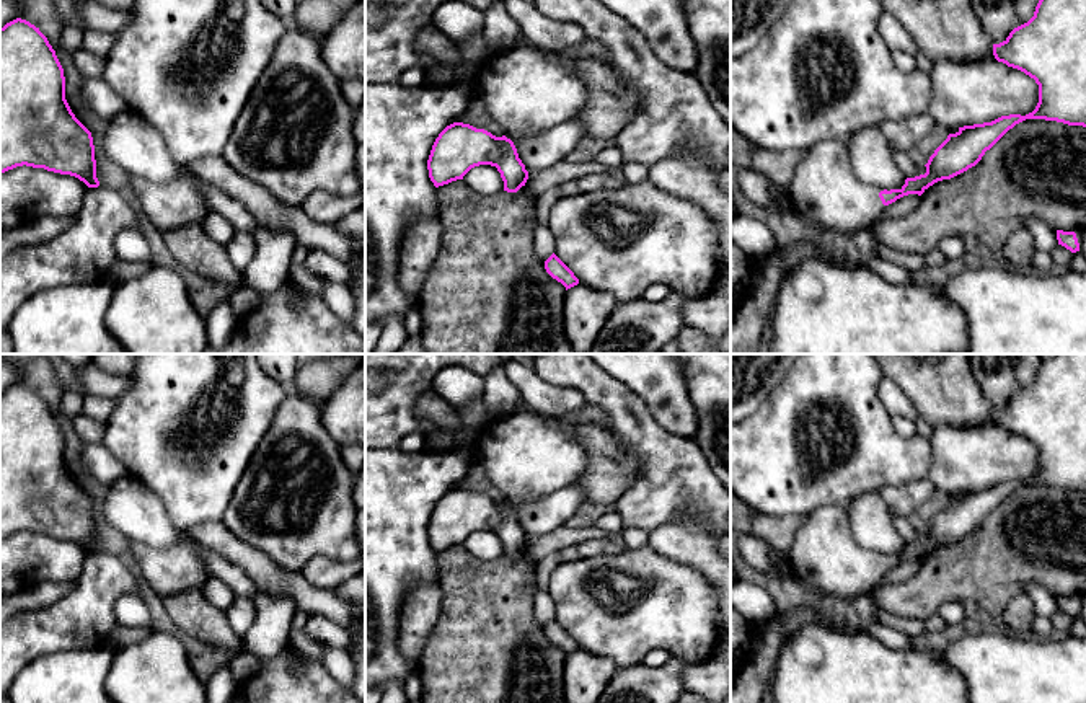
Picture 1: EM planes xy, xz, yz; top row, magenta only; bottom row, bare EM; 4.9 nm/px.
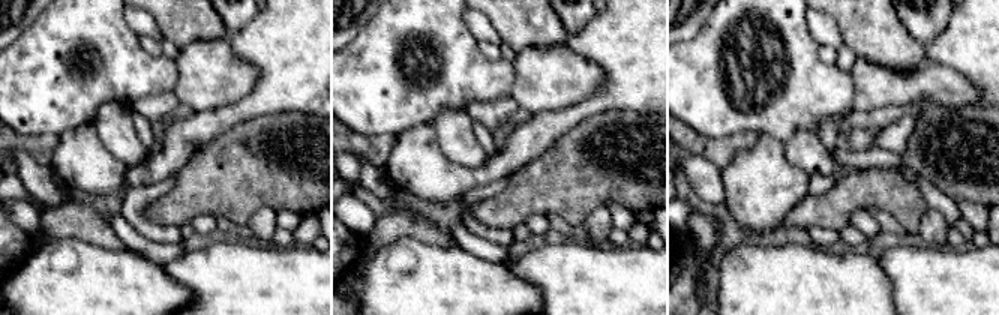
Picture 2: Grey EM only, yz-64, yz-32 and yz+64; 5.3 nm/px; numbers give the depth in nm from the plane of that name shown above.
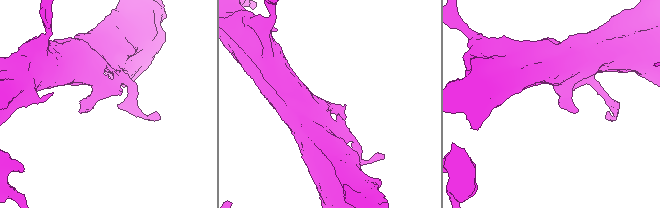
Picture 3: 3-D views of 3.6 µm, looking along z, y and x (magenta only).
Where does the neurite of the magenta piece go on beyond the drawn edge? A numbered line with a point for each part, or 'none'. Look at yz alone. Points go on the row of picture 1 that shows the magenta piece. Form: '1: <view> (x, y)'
1: yz (825, 193)

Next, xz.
1: xz (525, 92)

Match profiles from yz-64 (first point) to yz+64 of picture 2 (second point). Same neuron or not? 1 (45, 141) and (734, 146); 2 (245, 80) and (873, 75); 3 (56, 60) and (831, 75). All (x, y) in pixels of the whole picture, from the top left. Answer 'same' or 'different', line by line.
1: same
2: same
3: same

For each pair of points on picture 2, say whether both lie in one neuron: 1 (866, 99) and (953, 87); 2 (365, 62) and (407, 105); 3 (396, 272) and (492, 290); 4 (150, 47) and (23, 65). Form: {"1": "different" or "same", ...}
{"1": "same", "2": "same", "3": "same", "4": "different"}

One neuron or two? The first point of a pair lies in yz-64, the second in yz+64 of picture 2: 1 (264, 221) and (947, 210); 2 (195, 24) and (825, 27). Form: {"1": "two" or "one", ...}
{"1": "two", "2": "two"}

